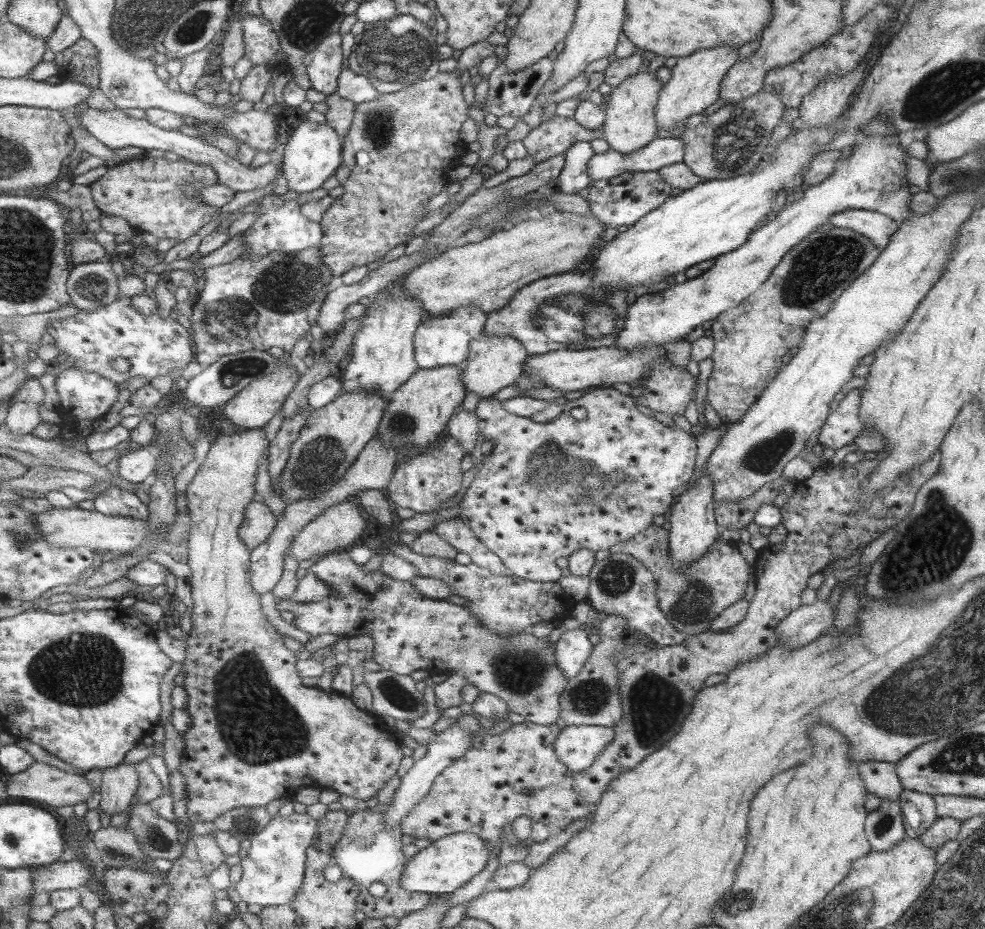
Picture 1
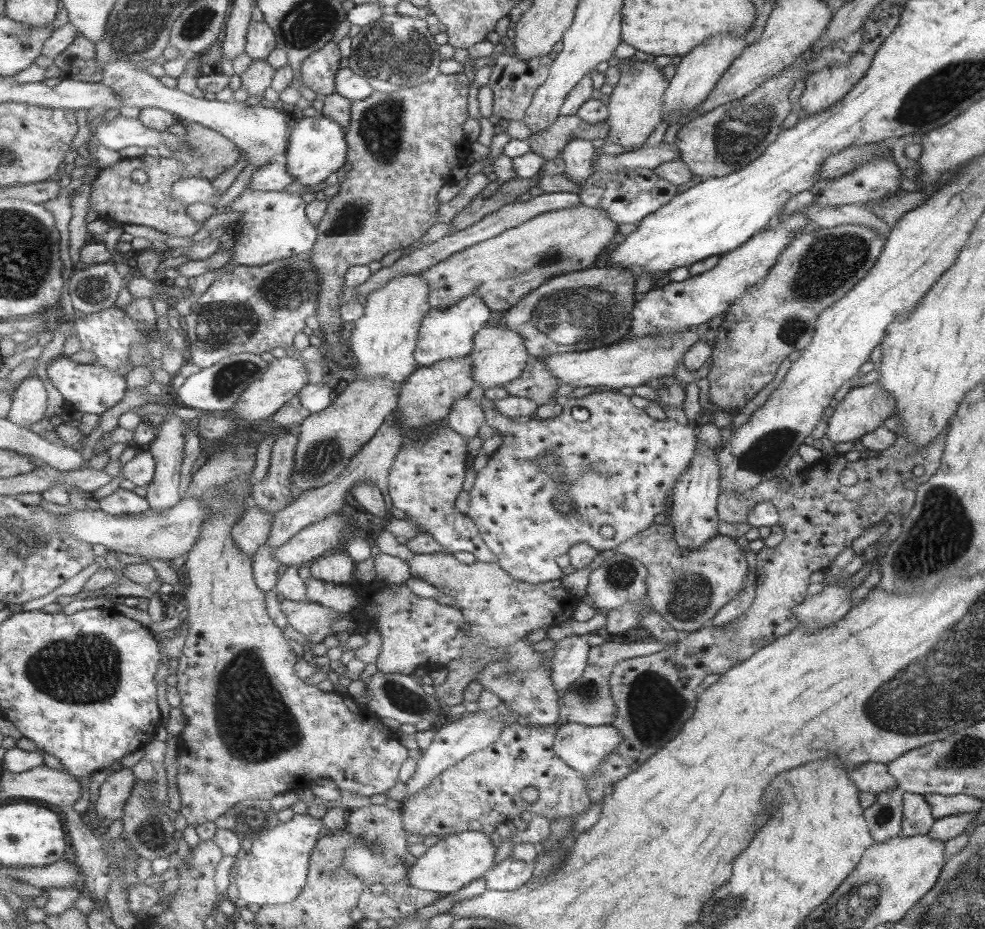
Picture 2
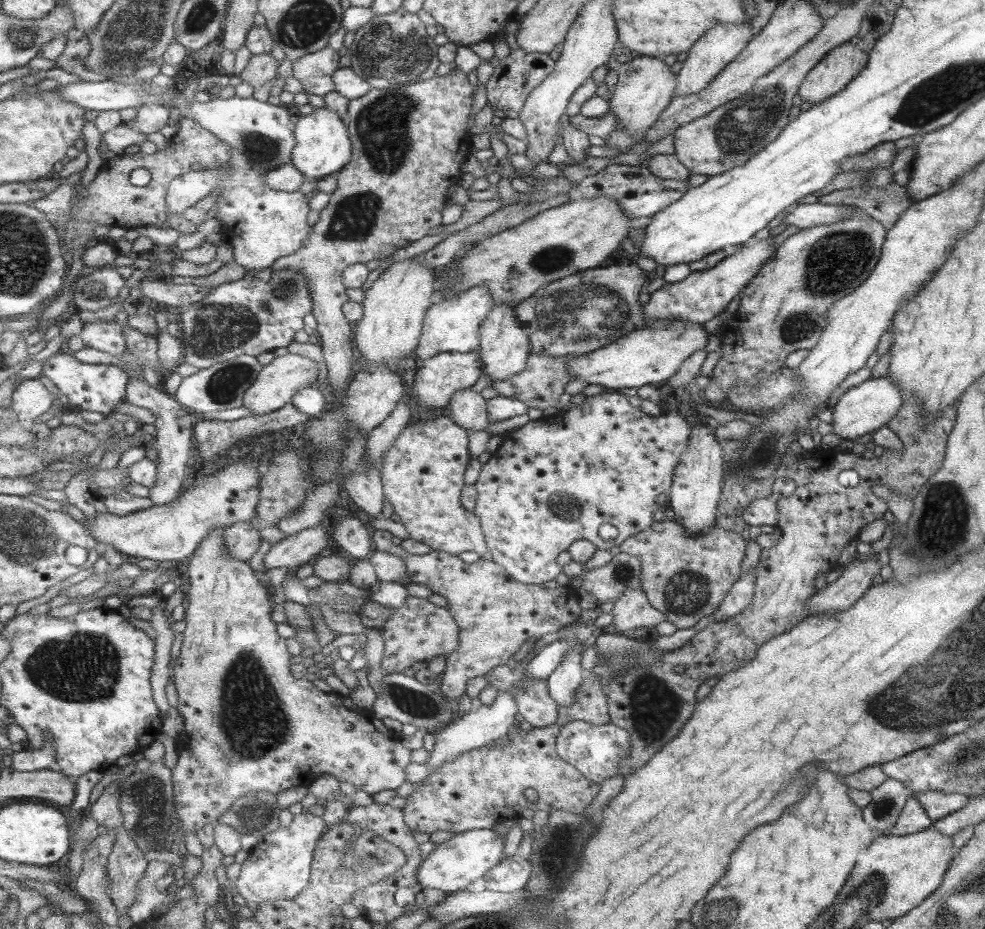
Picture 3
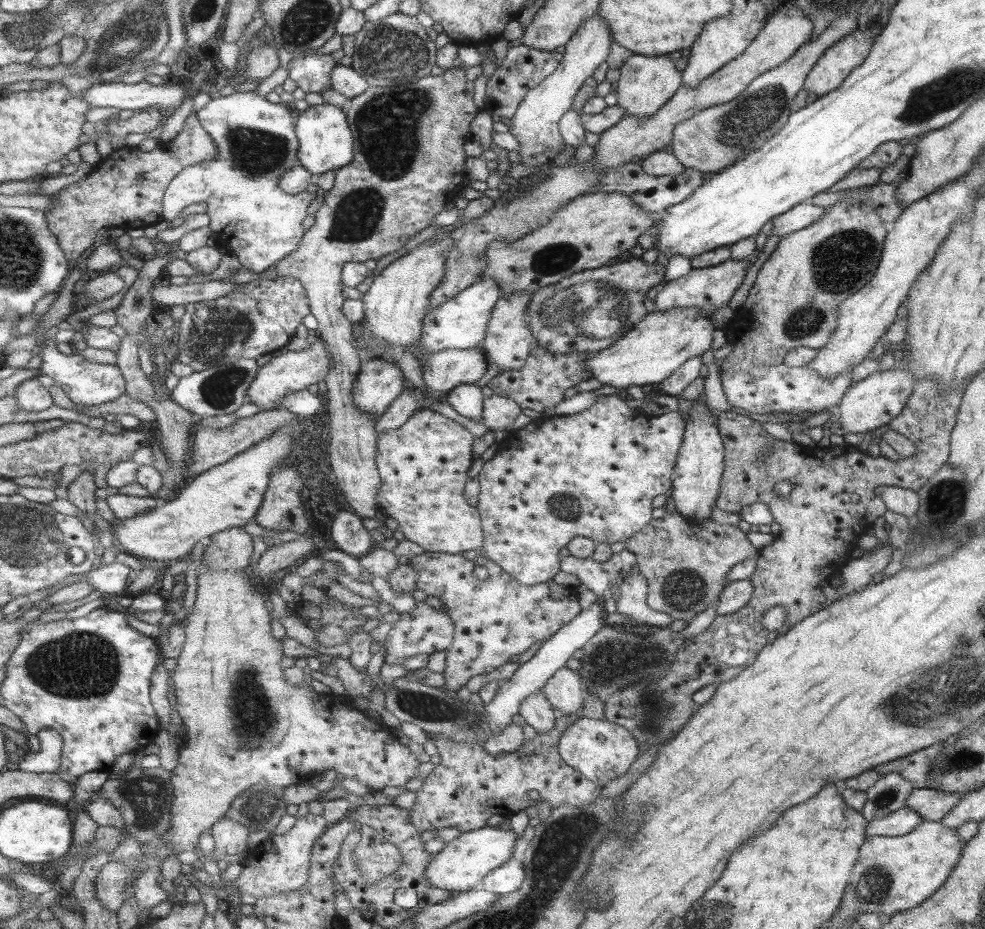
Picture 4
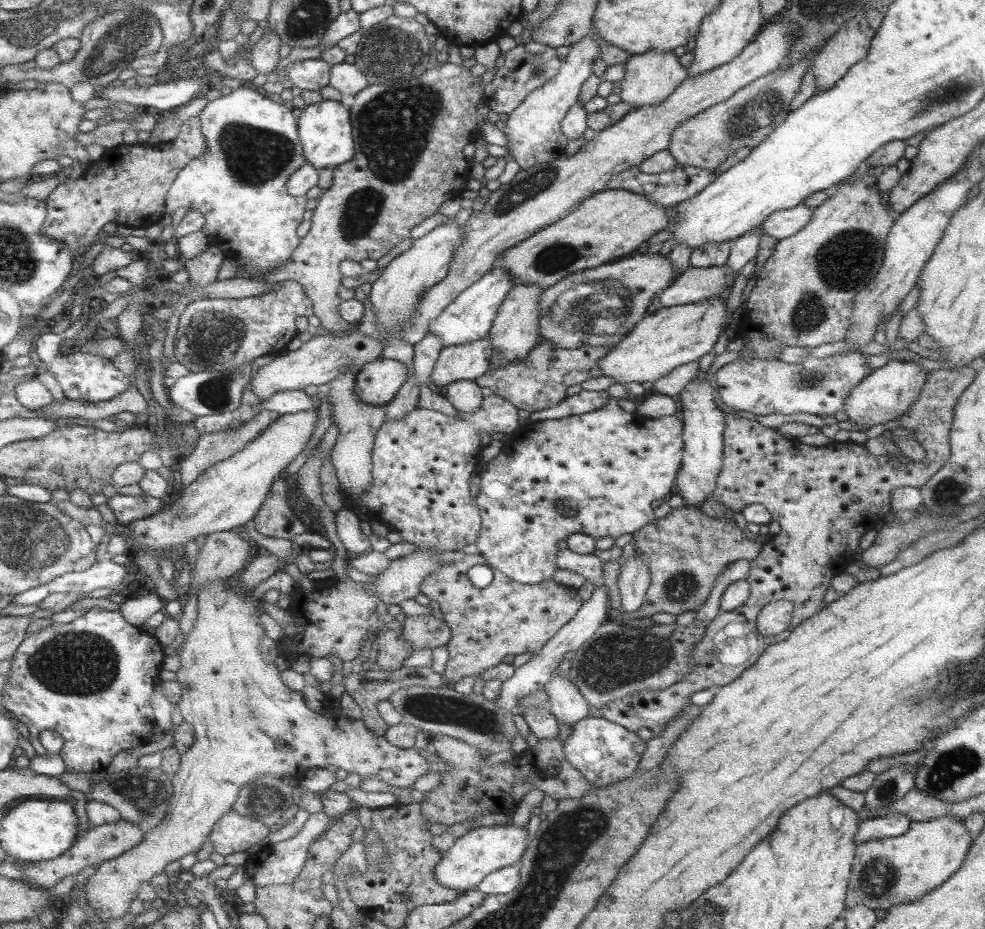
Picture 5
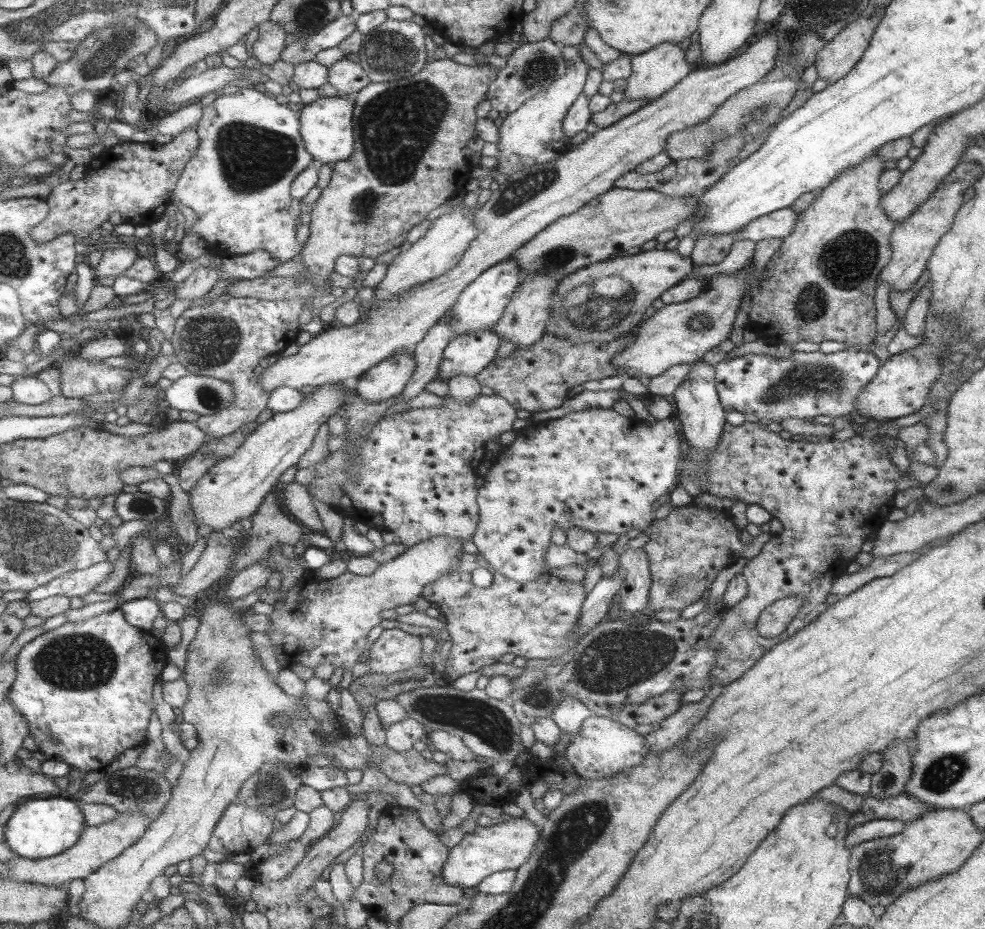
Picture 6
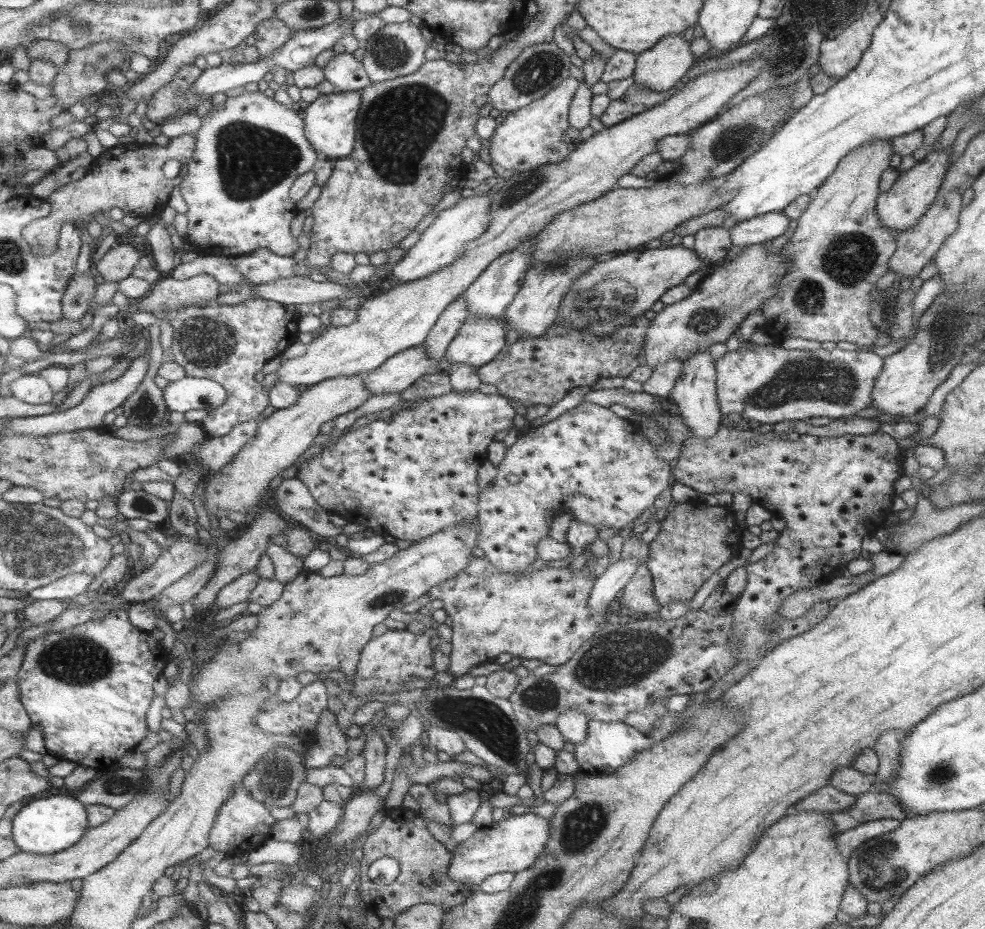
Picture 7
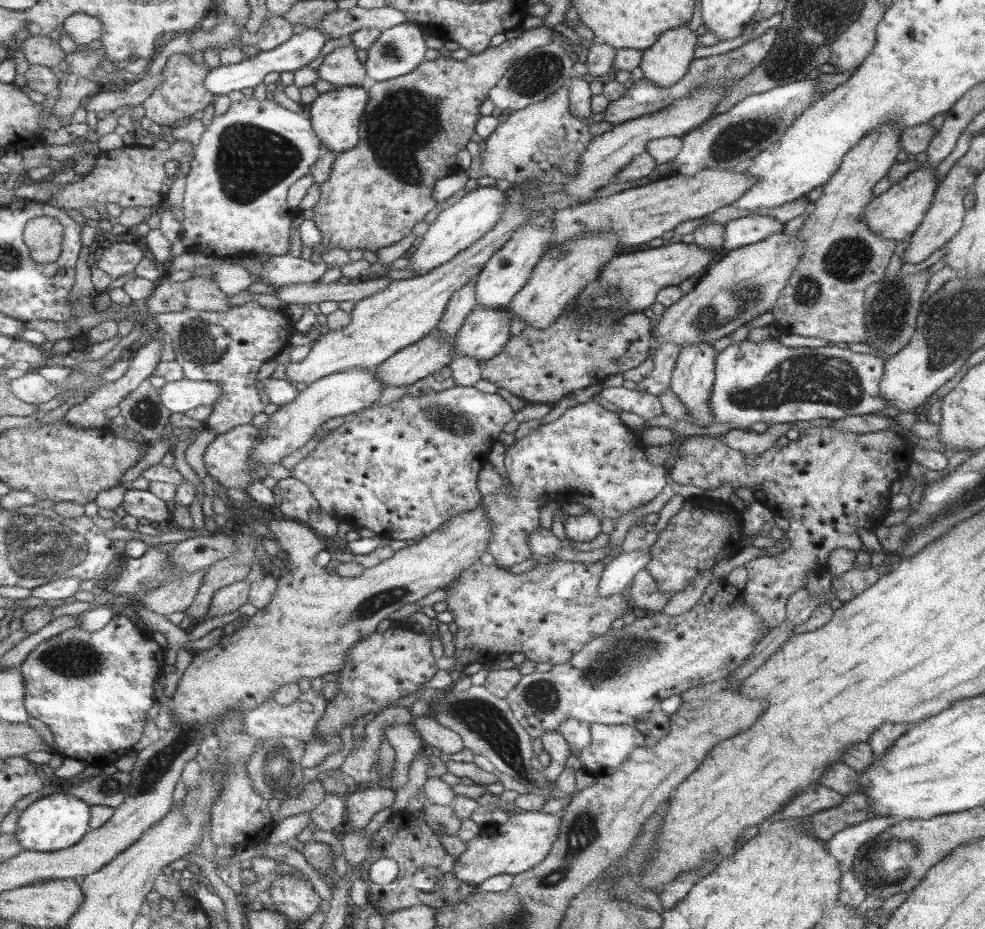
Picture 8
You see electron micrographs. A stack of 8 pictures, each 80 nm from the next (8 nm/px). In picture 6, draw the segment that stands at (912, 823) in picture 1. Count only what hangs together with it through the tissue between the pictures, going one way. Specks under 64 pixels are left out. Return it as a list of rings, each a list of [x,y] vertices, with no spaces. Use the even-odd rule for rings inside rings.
[[[877,819],[864,822],[850,828],[844,838],[844,848],[847,851],[862,842],[874,838],[888,837],[900,833],[904,829],[904,822],[897,819]]]

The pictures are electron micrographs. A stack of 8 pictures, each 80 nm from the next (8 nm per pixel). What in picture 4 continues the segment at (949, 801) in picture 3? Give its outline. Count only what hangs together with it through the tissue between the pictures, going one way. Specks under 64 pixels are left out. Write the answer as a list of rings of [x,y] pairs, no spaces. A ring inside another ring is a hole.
[[[927,787],[912,789],[904,800],[904,806],[913,809],[923,821],[937,822],[951,810],[960,798],[959,793],[949,794]]]

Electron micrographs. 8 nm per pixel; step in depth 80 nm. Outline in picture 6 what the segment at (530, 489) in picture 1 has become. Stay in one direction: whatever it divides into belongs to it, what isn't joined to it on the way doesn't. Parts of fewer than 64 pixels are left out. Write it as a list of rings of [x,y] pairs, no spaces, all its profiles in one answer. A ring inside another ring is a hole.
[[[586,408],[577,412],[571,411],[569,414],[561,418],[530,423],[525,430],[519,430],[519,436],[515,441],[507,447],[503,447],[497,457],[493,460],[490,471],[484,477],[484,484],[479,489],[480,504],[480,524],[477,528],[477,534],[473,535],[472,542],[477,547],[481,556],[483,556],[491,567],[497,569],[508,579],[517,582],[531,582],[539,578],[543,573],[549,573],[549,566],[545,561],[547,550],[551,546],[551,536],[553,529],[558,528],[568,533],[573,528],[585,528],[593,534],[619,534],[625,535],[631,530],[643,530],[649,528],[655,521],[655,511],[651,510],[653,504],[661,498],[661,496],[669,495],[673,492],[673,484],[675,484],[675,468],[677,468],[677,460],[679,460],[679,438],[677,438],[677,430],[673,426],[673,418],[665,420],[657,420],[654,424],[646,426],[644,422],[633,417],[625,417],[615,412],[613,408]]]

